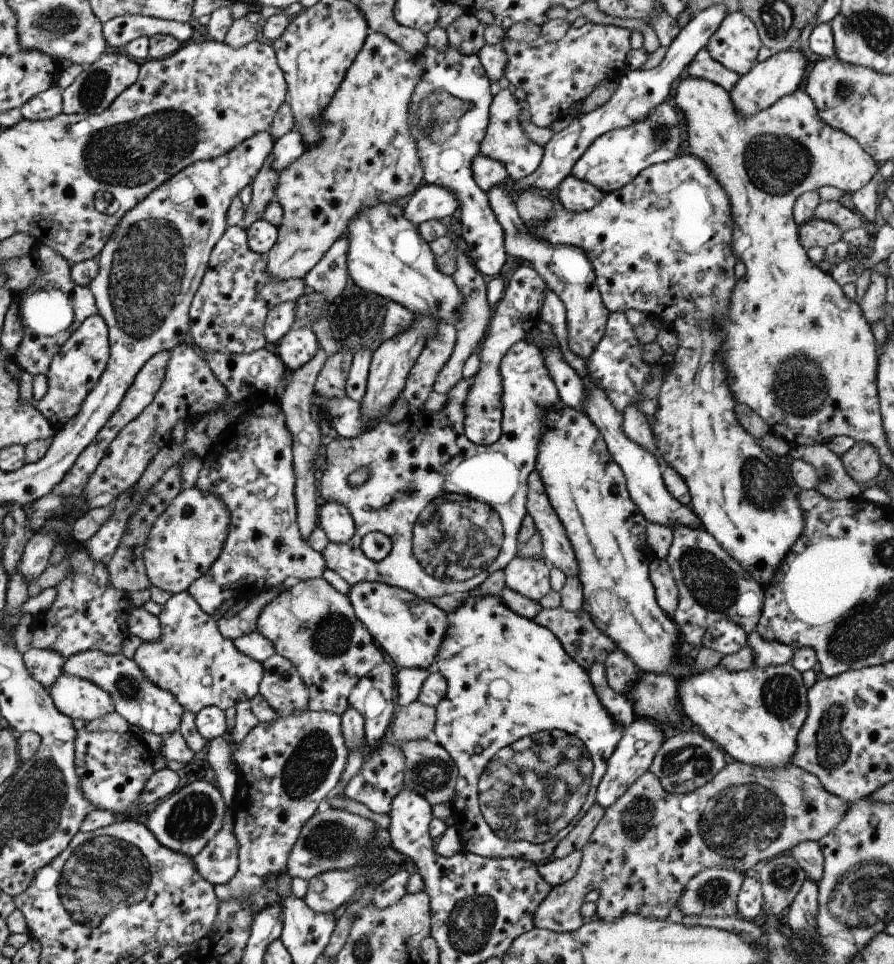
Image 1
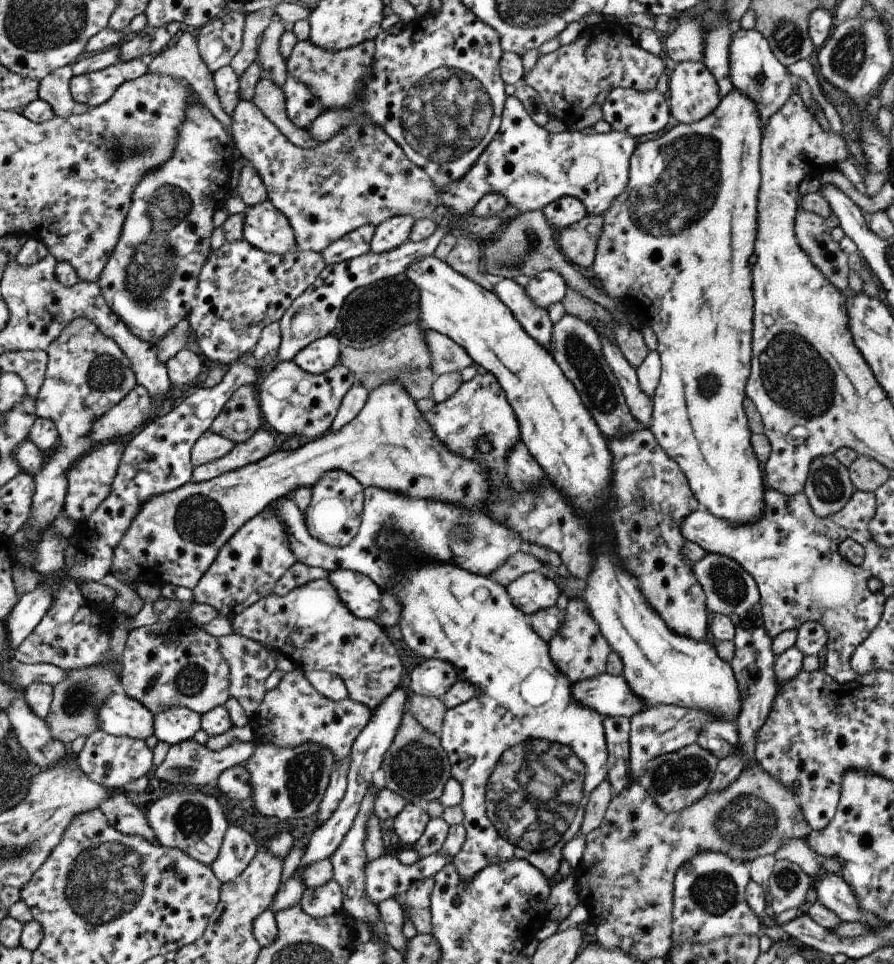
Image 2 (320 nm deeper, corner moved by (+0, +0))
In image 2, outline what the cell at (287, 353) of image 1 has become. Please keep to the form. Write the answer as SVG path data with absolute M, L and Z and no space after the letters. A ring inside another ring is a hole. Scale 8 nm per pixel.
M325 335L301 348L292 361L305 372L321 374L338 363L340 348L333 335Z

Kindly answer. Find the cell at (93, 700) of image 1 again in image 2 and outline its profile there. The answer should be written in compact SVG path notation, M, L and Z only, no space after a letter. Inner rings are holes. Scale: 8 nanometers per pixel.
M122 689L114 691L113 696L99 710L101 731L135 740L147 740L149 736L155 735L153 720L153 711Z

